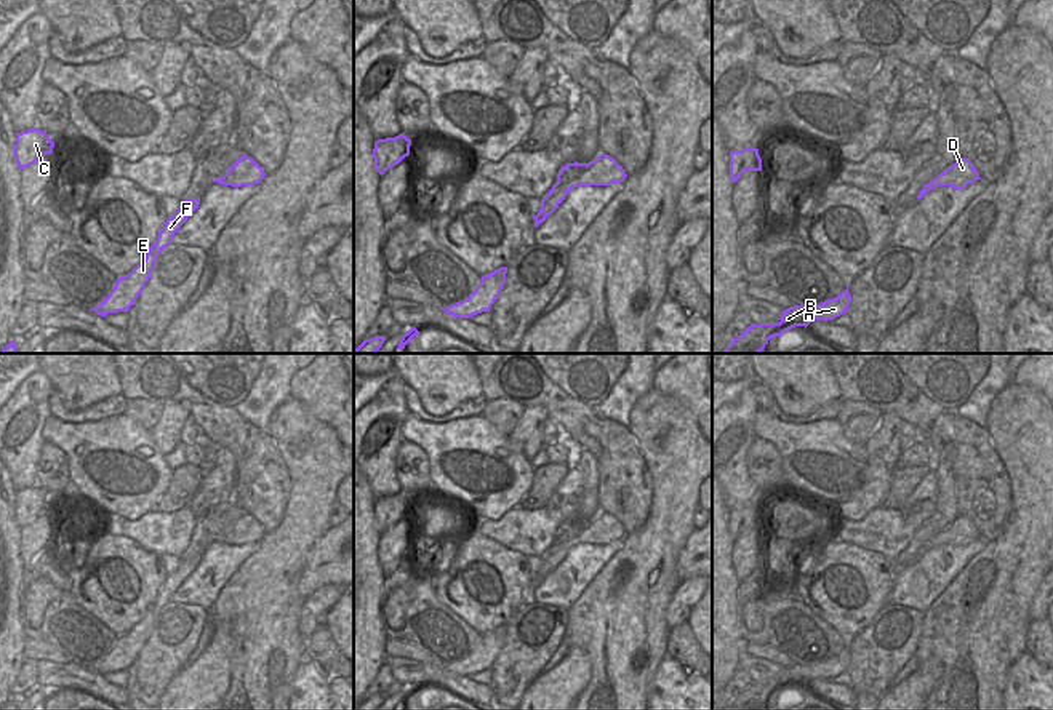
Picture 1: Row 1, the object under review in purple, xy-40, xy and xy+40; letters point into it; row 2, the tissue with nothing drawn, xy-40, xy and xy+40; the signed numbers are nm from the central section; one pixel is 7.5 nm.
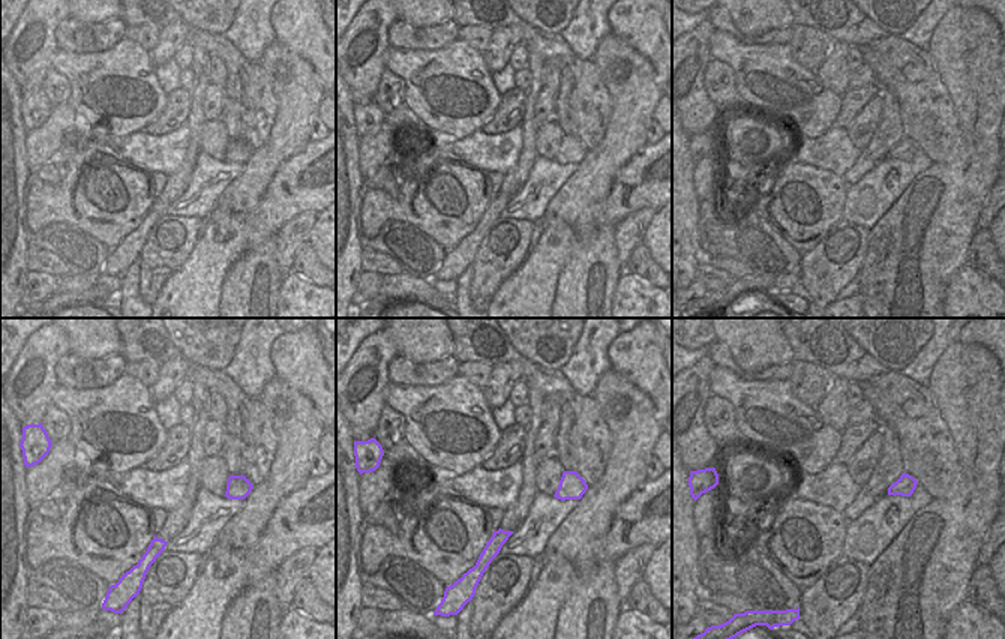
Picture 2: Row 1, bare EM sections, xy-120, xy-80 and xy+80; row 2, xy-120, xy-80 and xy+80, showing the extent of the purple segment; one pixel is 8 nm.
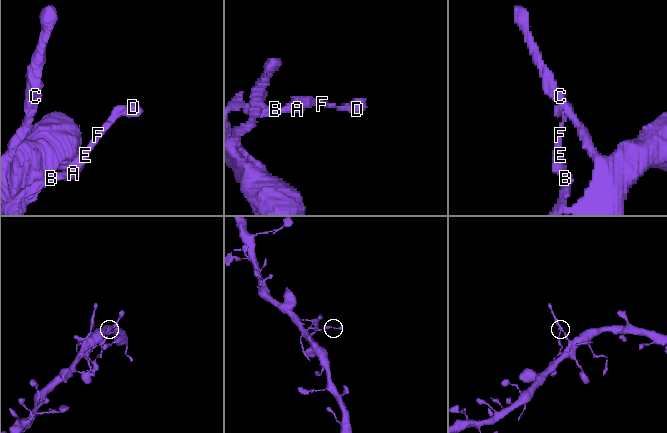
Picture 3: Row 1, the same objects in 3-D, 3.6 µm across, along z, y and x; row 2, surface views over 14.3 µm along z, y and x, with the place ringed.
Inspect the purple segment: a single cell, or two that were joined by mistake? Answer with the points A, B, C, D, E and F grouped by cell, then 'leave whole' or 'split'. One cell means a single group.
A B C D E F; leave whole

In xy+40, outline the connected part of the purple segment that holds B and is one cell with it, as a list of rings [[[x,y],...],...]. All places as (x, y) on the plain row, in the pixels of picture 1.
[[[847,644],[837,656],[821,662],[789,665],[783,668],[779,681],[751,683],[723,710],[762,710],[771,696],[781,694],[795,684],[807,686],[815,678],[827,680],[847,672],[850,660],[851,654]]]

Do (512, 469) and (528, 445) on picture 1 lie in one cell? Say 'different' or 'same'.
different

